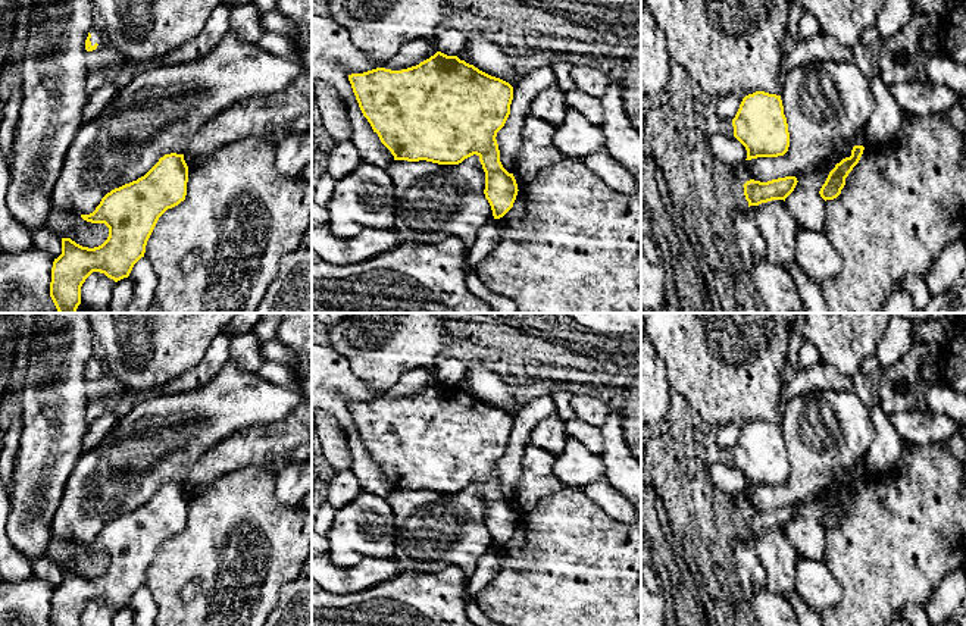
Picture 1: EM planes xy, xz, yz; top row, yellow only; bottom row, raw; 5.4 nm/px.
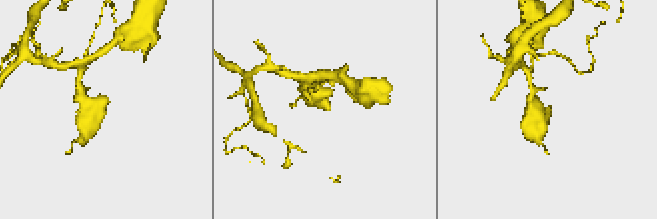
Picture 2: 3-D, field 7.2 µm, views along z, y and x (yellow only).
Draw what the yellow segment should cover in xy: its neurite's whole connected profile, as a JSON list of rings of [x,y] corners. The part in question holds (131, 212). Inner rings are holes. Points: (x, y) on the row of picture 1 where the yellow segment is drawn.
[[[165,154],[144,176],[112,190],[93,213],[81,215],[87,222],[104,223],[109,237],[94,248],[62,238],[62,254],[53,262],[50,282],[50,297],[59,313],[76,313],[81,304],[81,287],[93,272],[104,273],[115,282],[129,276],[134,265],[144,257],[147,241],[159,217],[185,200],[187,182],[188,166],[184,154]]]

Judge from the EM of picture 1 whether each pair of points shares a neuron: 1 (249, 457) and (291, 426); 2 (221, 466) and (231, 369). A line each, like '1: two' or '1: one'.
1: one
2: two

